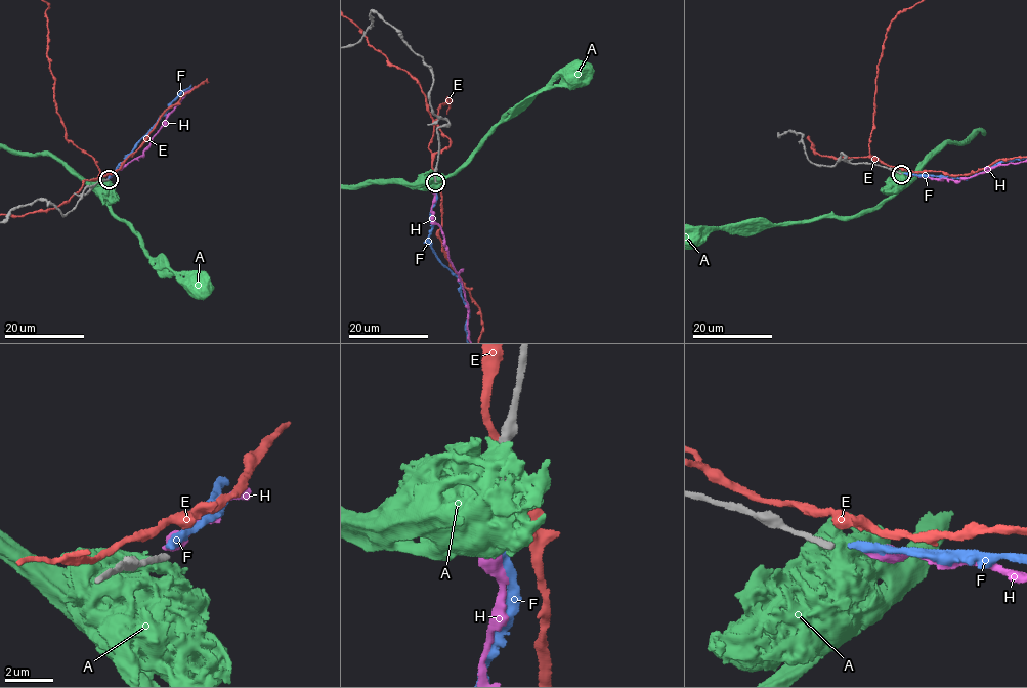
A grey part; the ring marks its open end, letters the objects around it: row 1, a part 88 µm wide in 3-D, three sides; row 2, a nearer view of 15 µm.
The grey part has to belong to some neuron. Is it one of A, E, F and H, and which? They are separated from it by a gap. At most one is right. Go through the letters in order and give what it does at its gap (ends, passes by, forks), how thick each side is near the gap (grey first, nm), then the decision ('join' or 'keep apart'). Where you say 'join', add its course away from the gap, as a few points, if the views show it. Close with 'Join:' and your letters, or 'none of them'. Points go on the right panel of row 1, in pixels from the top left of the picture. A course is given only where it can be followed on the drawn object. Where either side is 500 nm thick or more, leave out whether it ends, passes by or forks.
A: calibres 240 and 750 nm; keep apart
E: it passes by; calibres 240 and 420 nm; keep apart
F: it ends; calibres 240 and 300 nm; keep apart
H: it ends; calibres 240 and 260 nm; keep apart
Join: none of them

